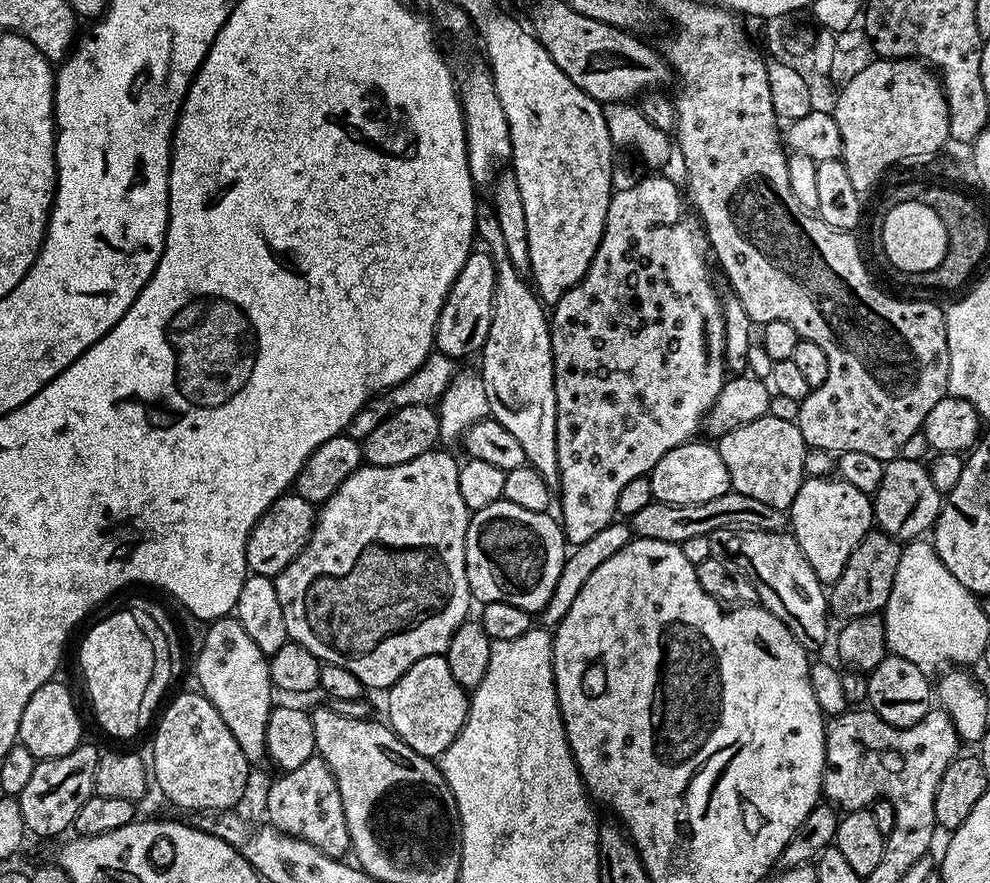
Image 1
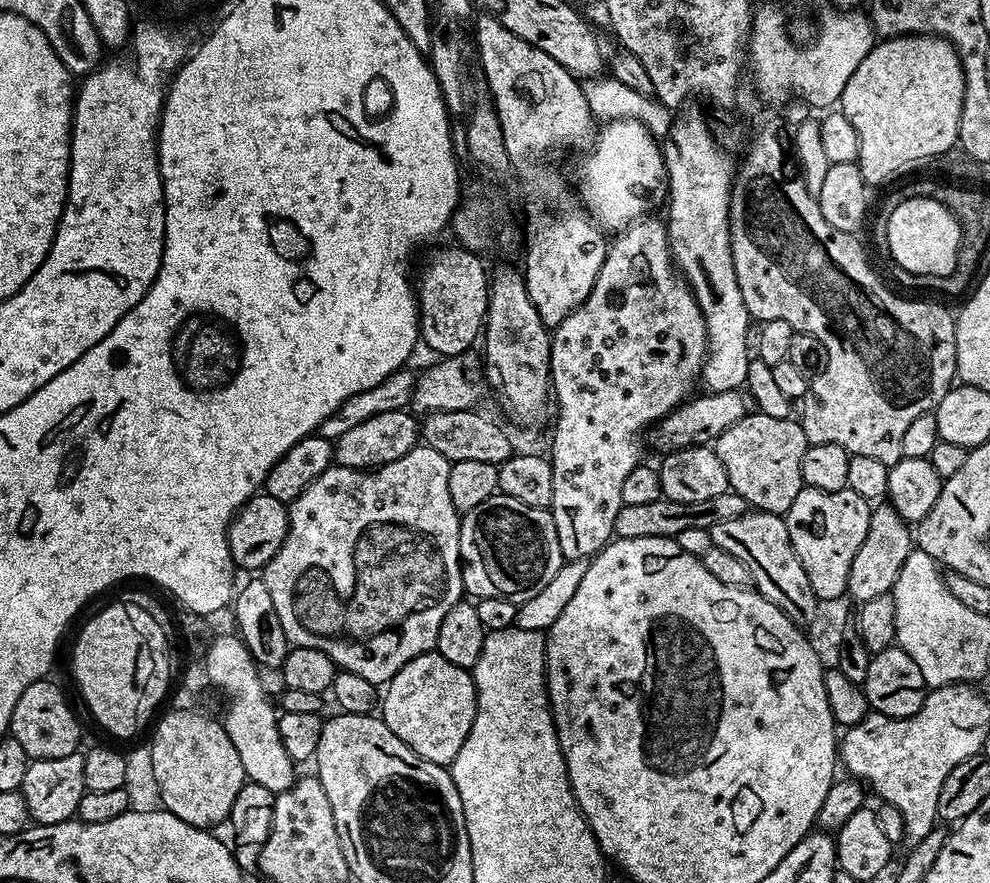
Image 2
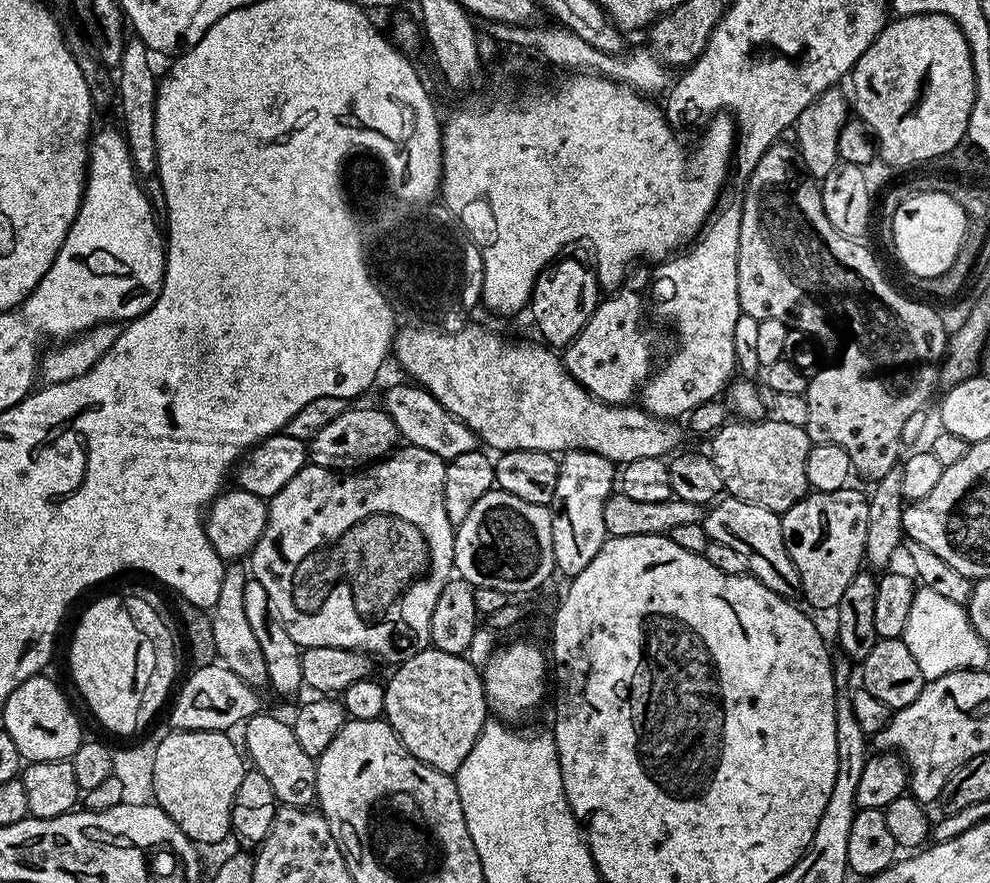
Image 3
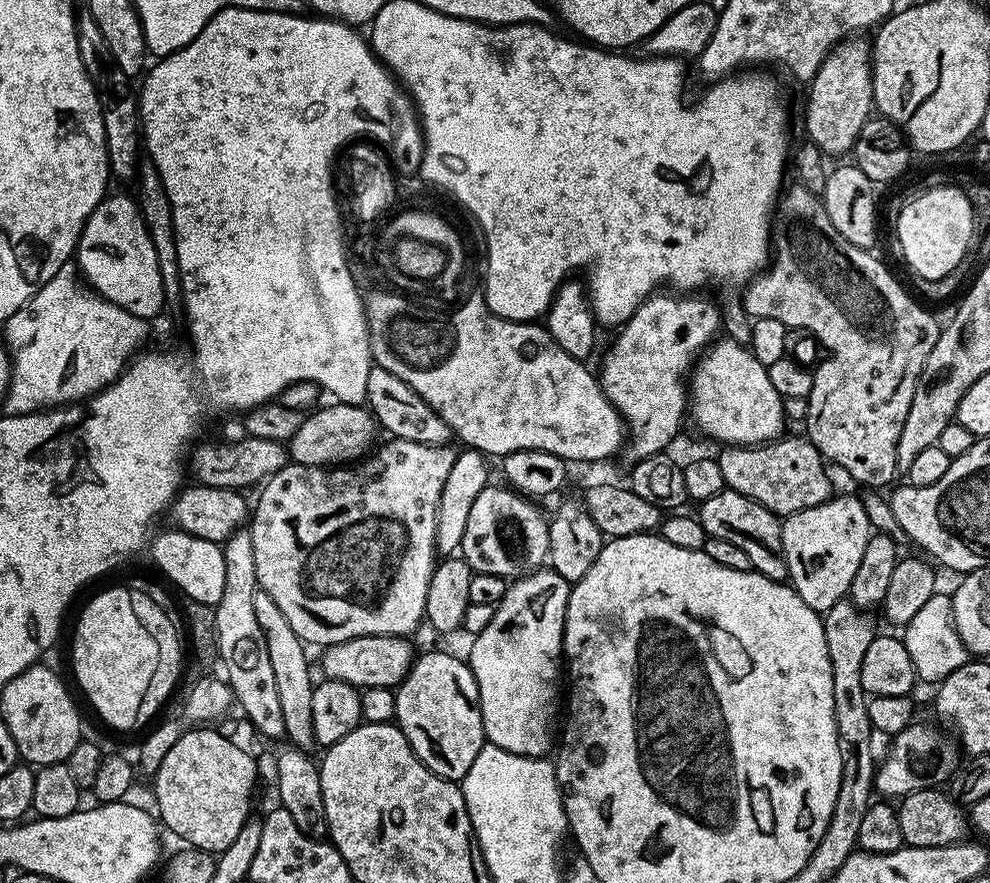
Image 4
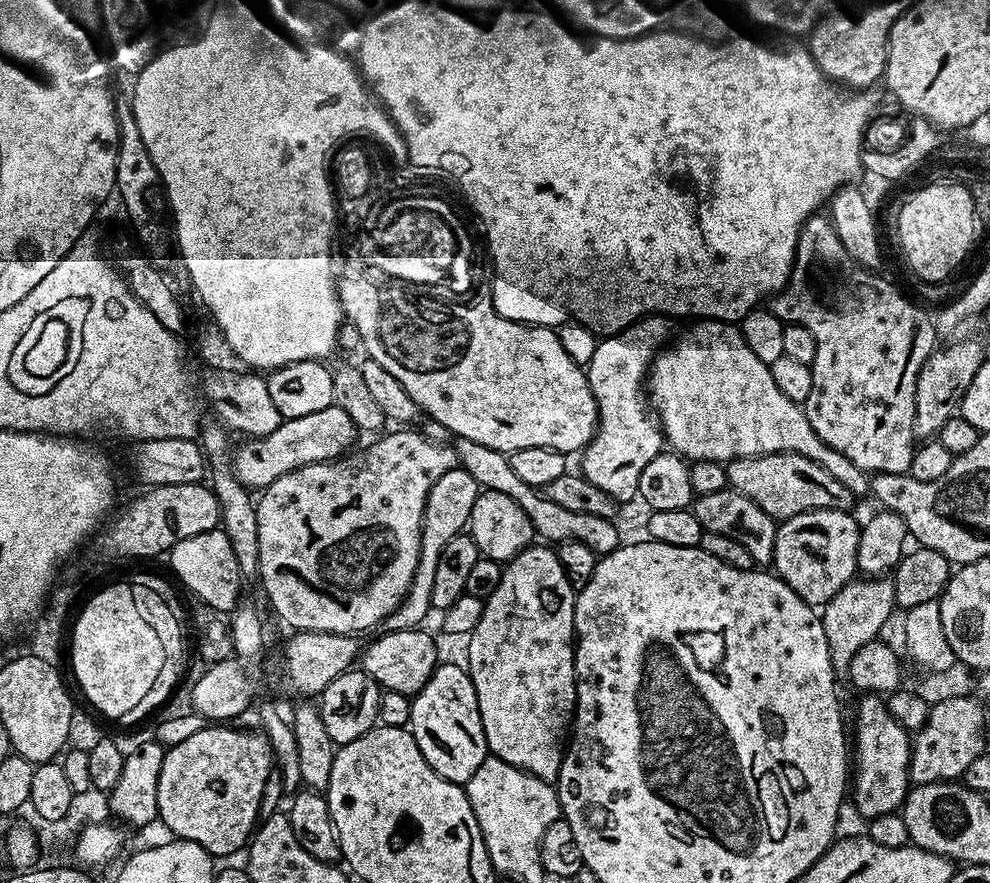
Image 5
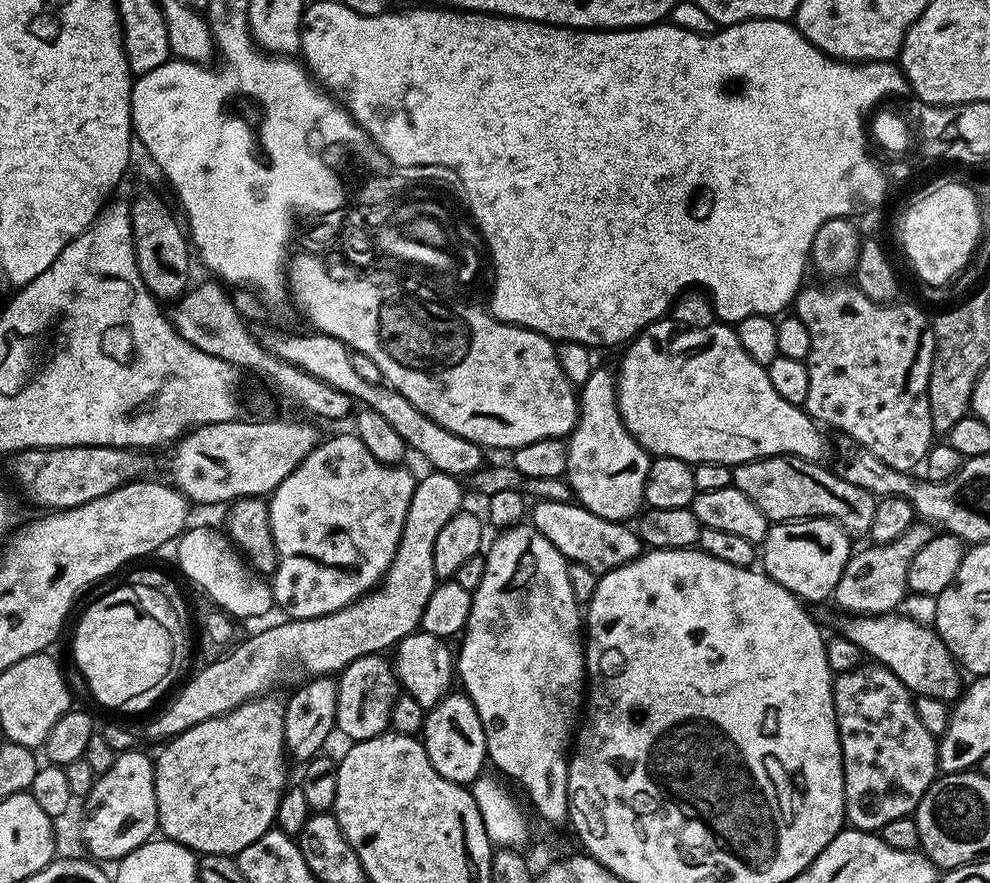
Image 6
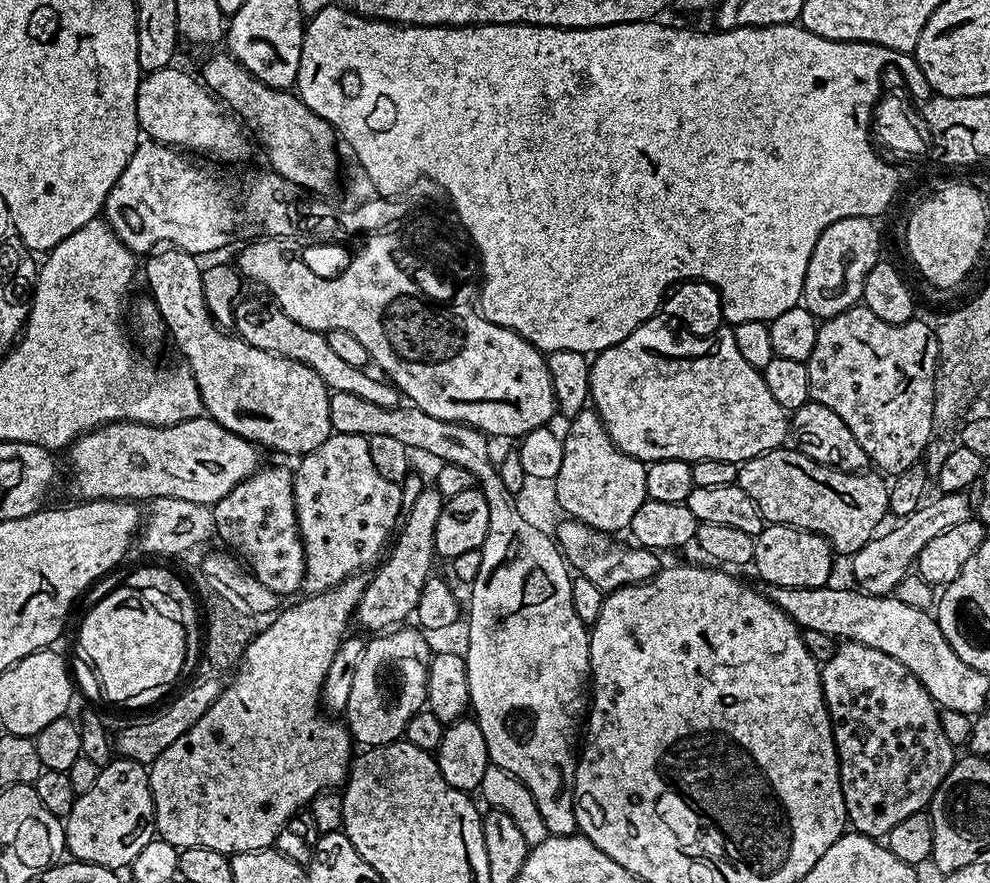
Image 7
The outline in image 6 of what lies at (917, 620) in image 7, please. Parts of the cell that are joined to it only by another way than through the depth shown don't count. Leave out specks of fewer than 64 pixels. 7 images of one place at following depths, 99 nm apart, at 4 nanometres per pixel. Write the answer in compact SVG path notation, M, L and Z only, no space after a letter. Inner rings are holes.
M903 614L882 616L852 616L842 628L842 634L860 648L865 657L889 668L916 696L952 702L962 691L961 669L952 658L944 641L927 624L919 624Z

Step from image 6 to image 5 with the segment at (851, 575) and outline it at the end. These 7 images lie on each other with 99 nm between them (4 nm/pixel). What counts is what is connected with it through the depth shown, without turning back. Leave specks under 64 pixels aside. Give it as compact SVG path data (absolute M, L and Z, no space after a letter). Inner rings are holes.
M853 578L849 580L834 598L823 605L820 621L826 630L826 646L830 650L832 671L837 674L847 673L850 658L866 646L866 642L877 639L888 624L892 612L897 611L894 598L894 586L888 578Z

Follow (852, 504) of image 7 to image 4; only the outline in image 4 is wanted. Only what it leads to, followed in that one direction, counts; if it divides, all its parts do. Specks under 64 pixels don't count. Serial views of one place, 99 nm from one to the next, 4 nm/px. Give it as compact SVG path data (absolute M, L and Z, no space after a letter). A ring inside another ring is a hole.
M785 434L778 440L767 444L758 444L755 446L728 446L723 449L724 453L718 456L722 466L722 478L724 487L732 488L738 494L766 506L775 516L787 518L793 516L795 512L801 512L807 508L818 506L826 502L834 492L832 489L832 480L828 477L826 461L821 456L820 451L812 445L812 441L803 435L791 436Z

